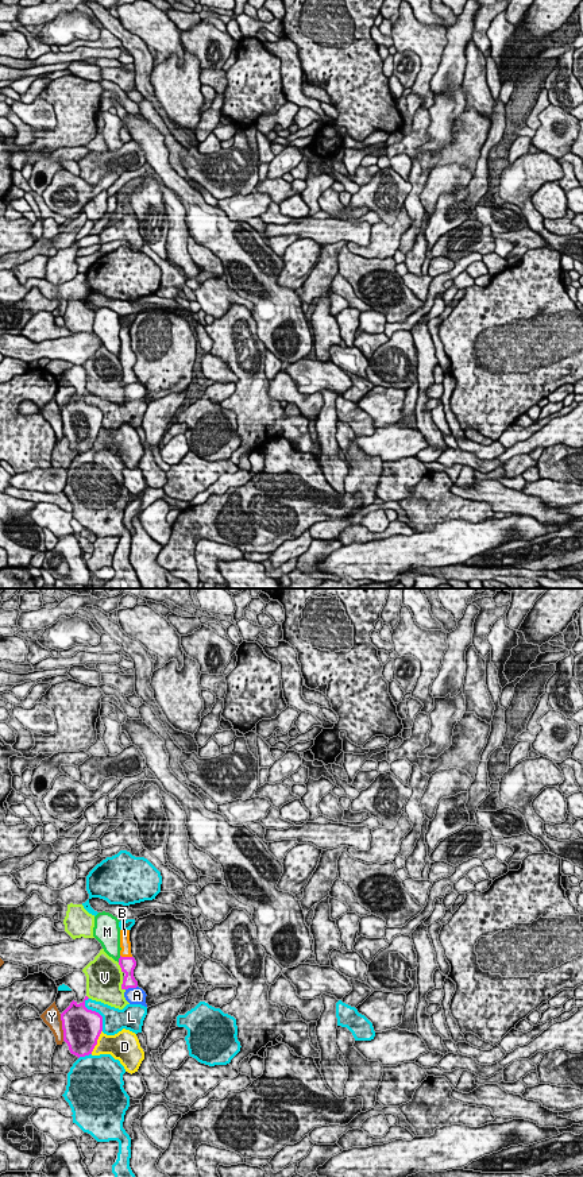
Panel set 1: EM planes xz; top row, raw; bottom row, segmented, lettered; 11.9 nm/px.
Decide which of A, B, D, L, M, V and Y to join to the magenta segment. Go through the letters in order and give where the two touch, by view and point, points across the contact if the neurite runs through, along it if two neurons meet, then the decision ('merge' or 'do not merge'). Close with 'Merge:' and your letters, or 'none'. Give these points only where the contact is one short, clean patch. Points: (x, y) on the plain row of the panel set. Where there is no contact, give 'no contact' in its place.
A: contact xz (131, 382); do not merge
B: contact xz (126, 352); way xz (127, 359), (126, 352), (124, 332); merge
D: contact xz (96, 438); do not merge
L: contact xz (97, 408); do not merge
M: contact xz (119, 354); border xz (120, 351), (118, 357); do not merge
V: contact xz (122, 381); do not merge
Y: contact xz (62, 423); do not merge
Merge: B

